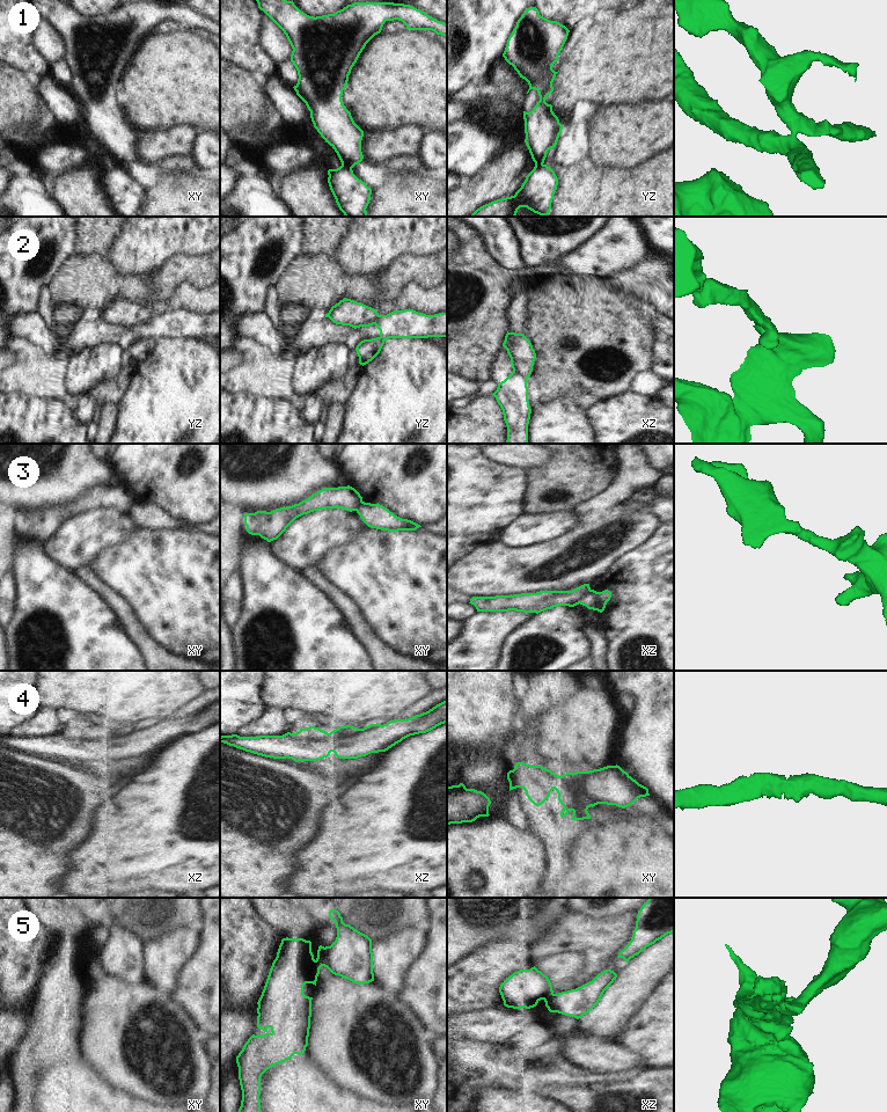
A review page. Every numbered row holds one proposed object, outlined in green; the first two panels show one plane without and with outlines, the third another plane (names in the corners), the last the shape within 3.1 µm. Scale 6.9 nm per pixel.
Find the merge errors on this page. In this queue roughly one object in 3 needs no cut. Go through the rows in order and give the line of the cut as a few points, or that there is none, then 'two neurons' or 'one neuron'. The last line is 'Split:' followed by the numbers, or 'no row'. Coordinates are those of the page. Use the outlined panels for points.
1: cut in xy along (342, 163), (351, 168); two neurons
2: cut in xz along (512, 372), (526, 379); two neurons
3: cut in xz along (591, 590), (579, 602); two neurons
4: no cut; one neuron
5: cut in xy along (324, 948), (322, 965); two neurons
Split: 1, 2, 3, 5

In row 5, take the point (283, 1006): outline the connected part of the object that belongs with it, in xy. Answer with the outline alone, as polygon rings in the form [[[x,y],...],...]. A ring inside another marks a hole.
[[[288,937],[281,939],[277,957],[272,963],[264,989],[257,1002],[257,1027],[265,1033],[262,1036],[252,1034],[236,1056],[239,1080],[242,1090],[242,1100],[239,1112],[262,1112],[259,1099],[262,1075],[271,1067],[292,1059],[294,1054],[302,1055],[305,1053],[306,1047],[308,1046],[313,997],[303,994],[303,986],[306,983],[316,986],[320,968],[323,966],[323,949],[324,946],[318,946],[317,958],[315,959],[311,952],[310,941]]]

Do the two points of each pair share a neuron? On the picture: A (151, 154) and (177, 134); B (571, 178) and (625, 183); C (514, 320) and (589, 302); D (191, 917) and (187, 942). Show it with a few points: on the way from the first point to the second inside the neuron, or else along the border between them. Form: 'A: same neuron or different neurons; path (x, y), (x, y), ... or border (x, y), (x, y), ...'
A: same neuron; path (158, 147), (170, 141)
B: same neuron; path (585, 183), (611, 183)
C: different neurons; border (528, 291), (526, 299), (526, 329), (522, 333)
D: different neurons; border (200, 927), (184, 927), (163, 933)

